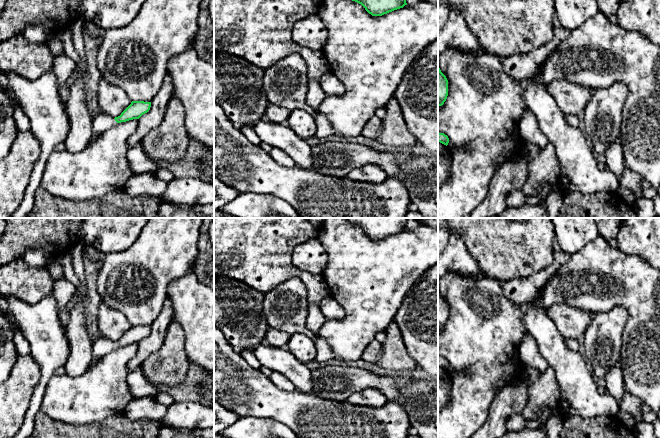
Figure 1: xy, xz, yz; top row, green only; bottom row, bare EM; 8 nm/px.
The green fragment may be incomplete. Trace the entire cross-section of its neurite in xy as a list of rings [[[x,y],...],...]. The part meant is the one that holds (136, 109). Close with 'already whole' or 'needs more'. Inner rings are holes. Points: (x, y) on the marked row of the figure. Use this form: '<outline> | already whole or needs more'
[[[132,101],[131,104],[118,117],[112,117],[106,113],[98,114],[92,120],[92,132],[101,135],[107,129],[121,122],[139,119],[143,114],[150,110],[151,102]]] | needs more

